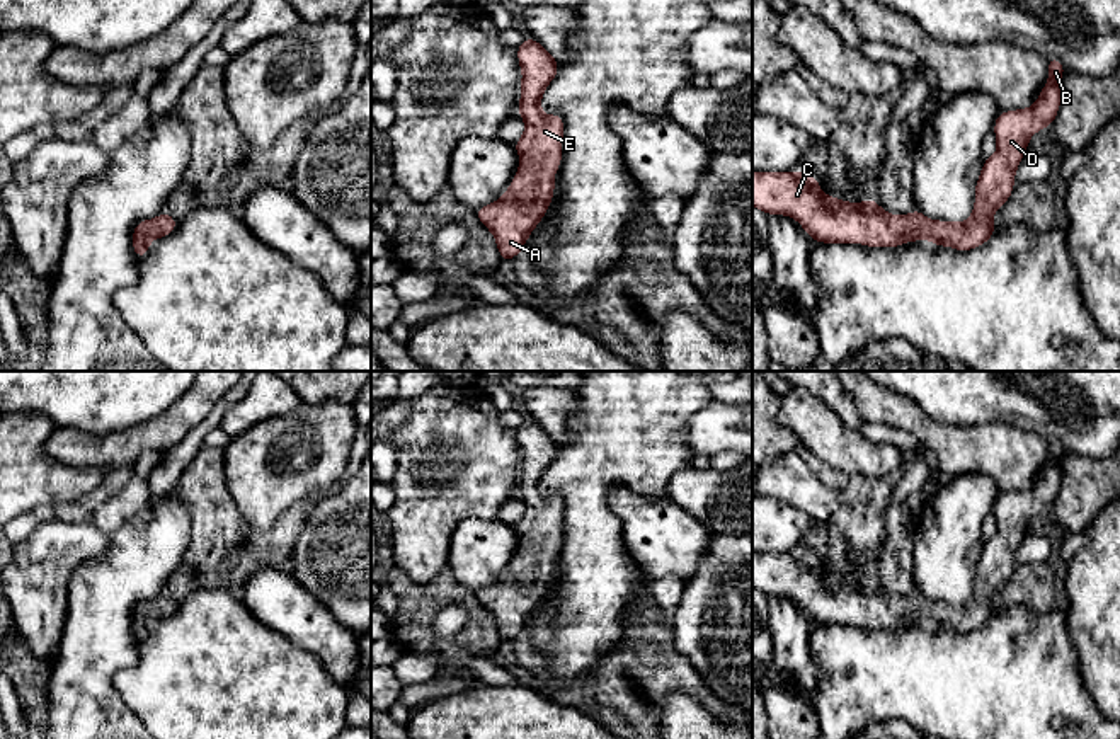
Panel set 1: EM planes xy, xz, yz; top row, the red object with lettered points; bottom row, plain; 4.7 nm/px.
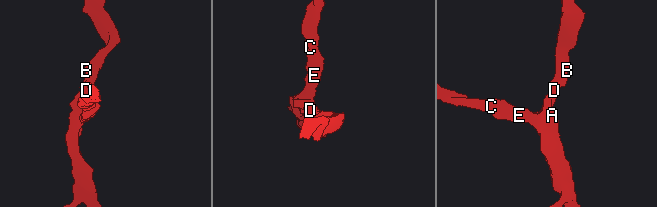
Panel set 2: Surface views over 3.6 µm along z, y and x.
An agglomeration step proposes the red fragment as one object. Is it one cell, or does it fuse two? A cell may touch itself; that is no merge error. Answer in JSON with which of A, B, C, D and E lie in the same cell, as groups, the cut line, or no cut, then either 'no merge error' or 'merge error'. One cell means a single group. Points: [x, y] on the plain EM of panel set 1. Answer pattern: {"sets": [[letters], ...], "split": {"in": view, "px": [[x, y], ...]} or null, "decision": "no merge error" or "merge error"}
{"sets": [["A", "B", "C", "D", "E"]], "split": null, "decision": "no merge error"}

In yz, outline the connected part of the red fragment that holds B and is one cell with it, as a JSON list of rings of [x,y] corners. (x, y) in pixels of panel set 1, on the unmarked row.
[[[1049,439],[1049,461],[1031,489],[999,494],[994,504],[996,535],[984,541],[975,565],[975,584],[969,601],[936,603],[919,591],[890,596],[873,579],[848,584],[827,577],[819,560],[800,552],[752,553],[752,587],[766,596],[797,601],[812,622],[820,625],[861,625],[866,628],[900,628],[906,623],[929,622],[936,628],[972,632],[984,627],[997,611],[992,596],[1009,581],[1014,555],[1028,531],[1030,519],[1052,507],[1060,489],[1064,446]]]

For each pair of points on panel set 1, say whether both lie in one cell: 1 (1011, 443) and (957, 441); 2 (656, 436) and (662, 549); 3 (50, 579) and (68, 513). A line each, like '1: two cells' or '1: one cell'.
1: one cell
2: two cells
3: two cells

